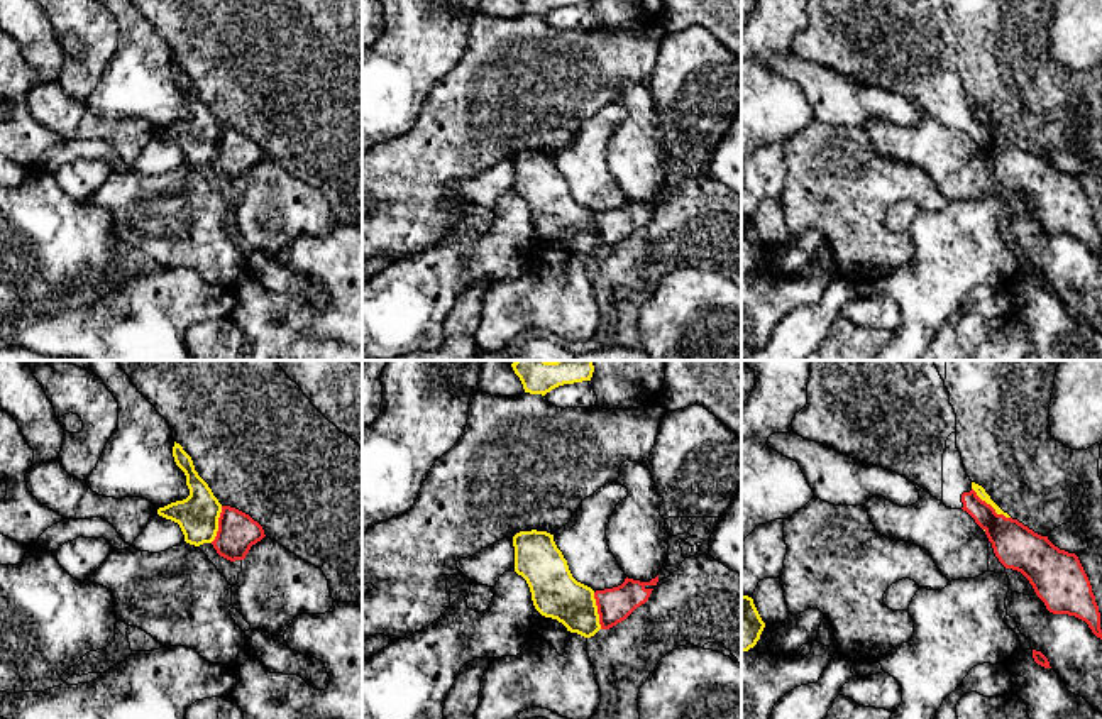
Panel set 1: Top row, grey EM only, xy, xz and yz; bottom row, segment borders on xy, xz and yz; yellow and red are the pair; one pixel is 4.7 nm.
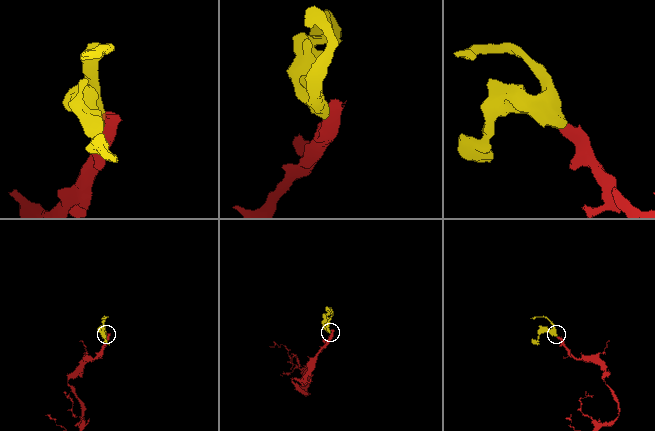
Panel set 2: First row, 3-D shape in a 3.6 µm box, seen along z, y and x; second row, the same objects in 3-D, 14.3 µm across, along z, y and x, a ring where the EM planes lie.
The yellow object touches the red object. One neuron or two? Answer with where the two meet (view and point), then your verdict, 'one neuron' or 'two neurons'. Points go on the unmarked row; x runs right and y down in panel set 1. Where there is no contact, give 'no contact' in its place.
yz (991, 126) | two neurons

